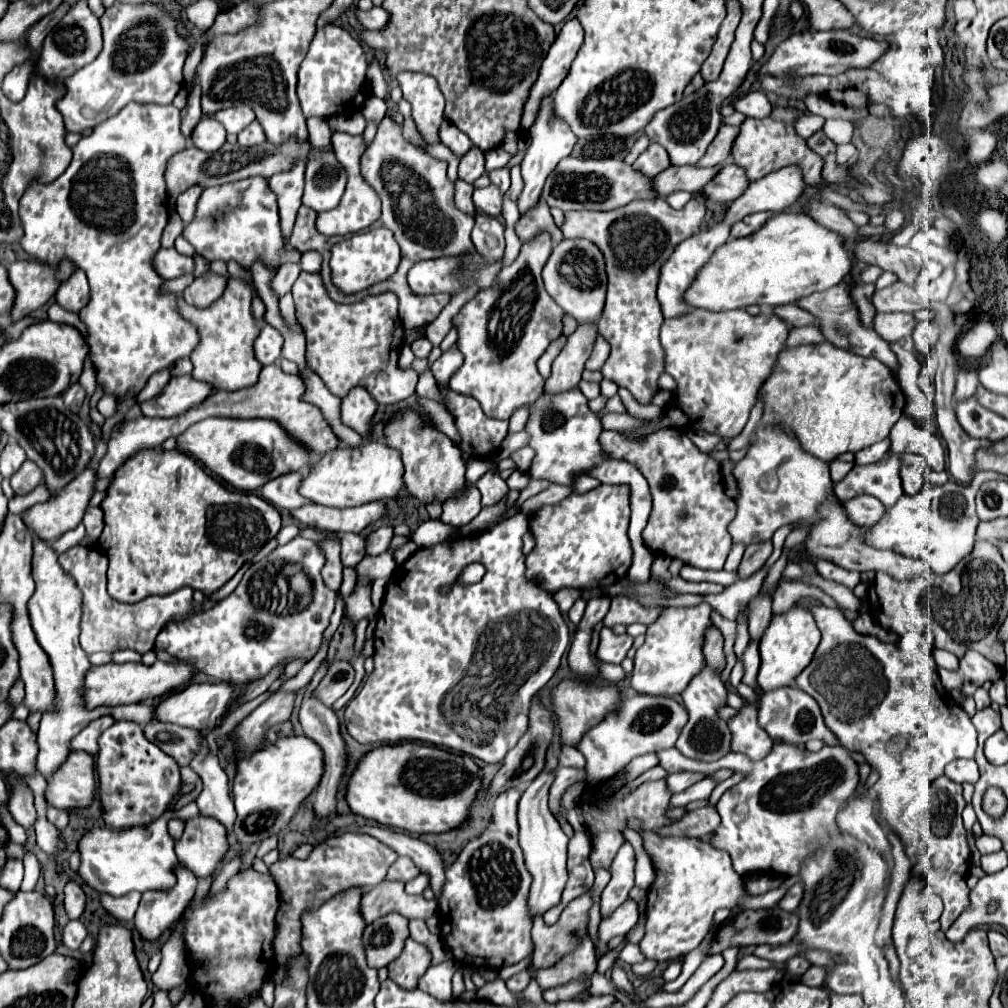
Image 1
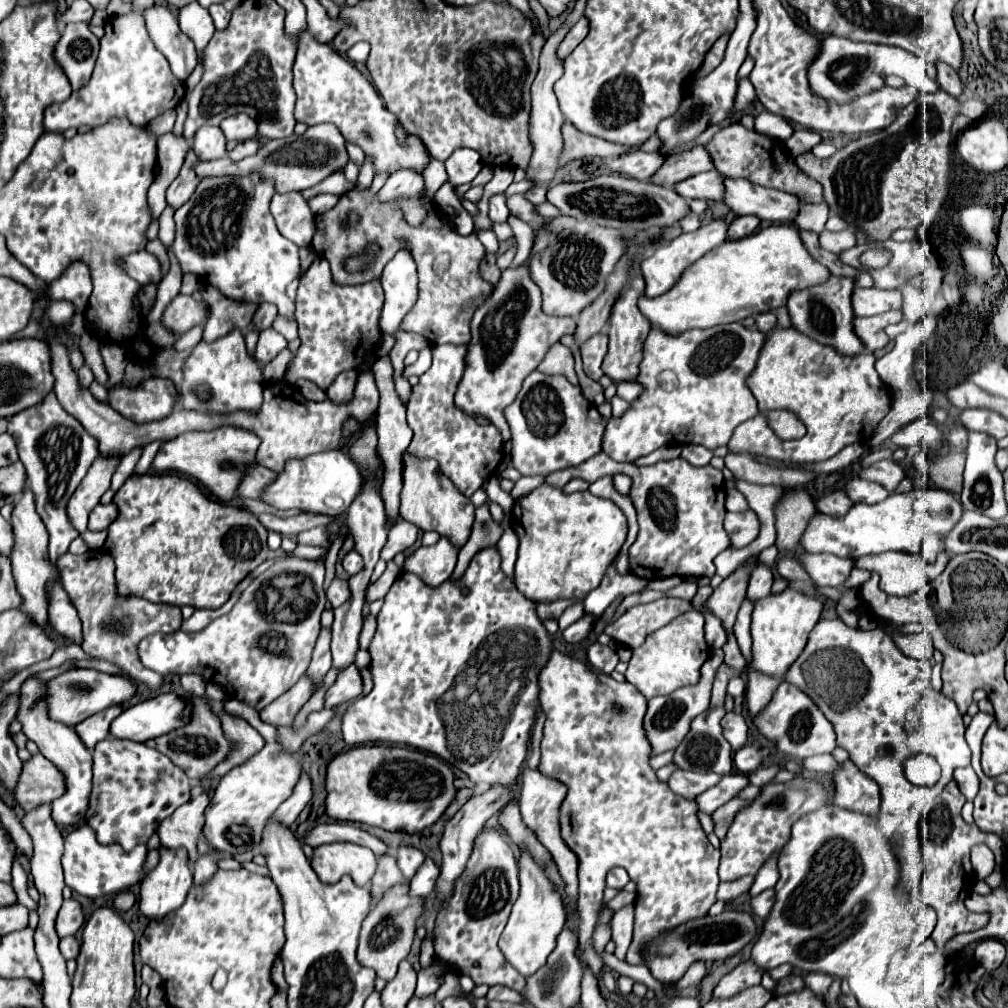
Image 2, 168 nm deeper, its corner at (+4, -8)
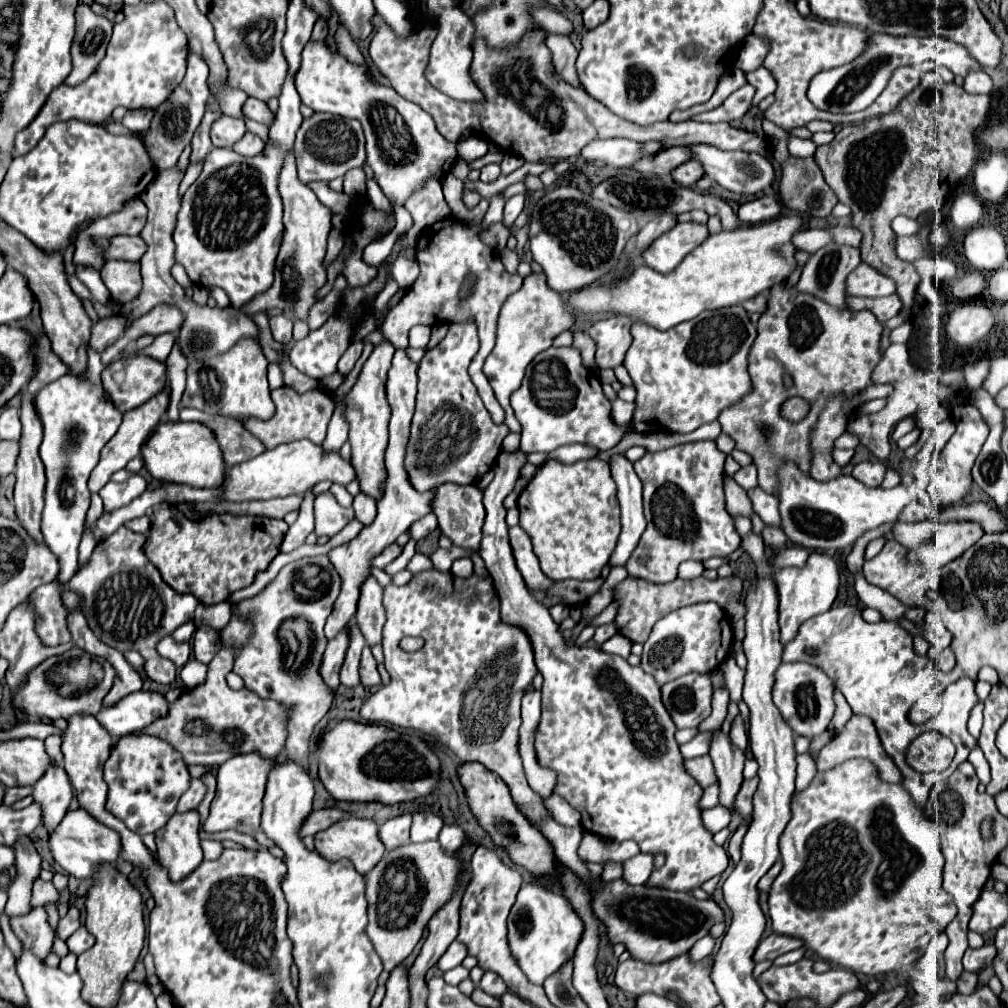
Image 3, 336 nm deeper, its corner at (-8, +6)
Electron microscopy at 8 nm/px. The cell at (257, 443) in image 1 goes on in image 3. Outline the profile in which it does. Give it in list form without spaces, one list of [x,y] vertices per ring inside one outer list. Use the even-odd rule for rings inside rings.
[[[160,422],[142,444],[142,460],[148,474],[162,482],[188,484],[194,488],[216,488],[224,480],[220,446],[210,428],[200,422]]]

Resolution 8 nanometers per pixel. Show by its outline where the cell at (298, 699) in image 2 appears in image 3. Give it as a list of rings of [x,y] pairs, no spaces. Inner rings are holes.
[[[348,626],[342,628],[338,636],[328,642],[328,648],[324,652],[324,664],[320,668],[320,674],[332,690],[338,688],[338,672],[344,664],[346,650],[348,650]]]

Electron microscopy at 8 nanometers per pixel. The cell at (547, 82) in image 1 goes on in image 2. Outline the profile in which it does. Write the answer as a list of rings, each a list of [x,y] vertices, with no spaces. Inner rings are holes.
[[[580,18],[580,22],[564,36],[564,42],[560,42],[560,50],[556,50],[560,54],[560,60],[564,60],[588,34],[588,22],[586,18]]]

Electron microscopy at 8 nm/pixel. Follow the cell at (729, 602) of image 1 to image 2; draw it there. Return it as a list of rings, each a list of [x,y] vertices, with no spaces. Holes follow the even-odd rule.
[[[721,648],[712,651],[711,656],[702,666],[702,678],[700,678],[700,682],[696,686],[686,686],[682,690],[674,690],[668,696],[654,696],[654,698],[648,700],[648,710],[646,710],[646,716],[644,716],[644,732],[646,732],[646,738],[648,738],[650,746],[652,746],[652,756],[662,754],[666,750],[674,750],[682,742],[682,738],[688,734],[692,718],[696,718],[698,714],[708,710],[714,674],[716,674],[718,666],[723,661],[724,652]]]

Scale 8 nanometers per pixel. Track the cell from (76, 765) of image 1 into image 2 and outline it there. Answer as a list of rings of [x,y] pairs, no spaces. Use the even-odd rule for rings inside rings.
[[[36,754],[24,764],[14,796],[24,810],[36,810],[36,806],[52,804],[64,794],[64,790],[64,774],[60,774],[58,766],[42,754]]]

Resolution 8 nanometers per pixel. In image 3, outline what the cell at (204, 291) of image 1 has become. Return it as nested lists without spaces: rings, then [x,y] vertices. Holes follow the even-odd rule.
[[[158,304],[156,308],[152,308],[150,312],[146,312],[144,316],[136,318],[124,332],[122,338],[116,340],[116,344],[108,346],[104,352],[102,352],[102,362],[108,364],[112,362],[116,356],[120,356],[124,352],[124,348],[138,340],[140,336],[158,336],[162,332],[176,332],[184,322],[184,316],[182,312],[178,312],[176,306],[168,306],[168,304]]]

